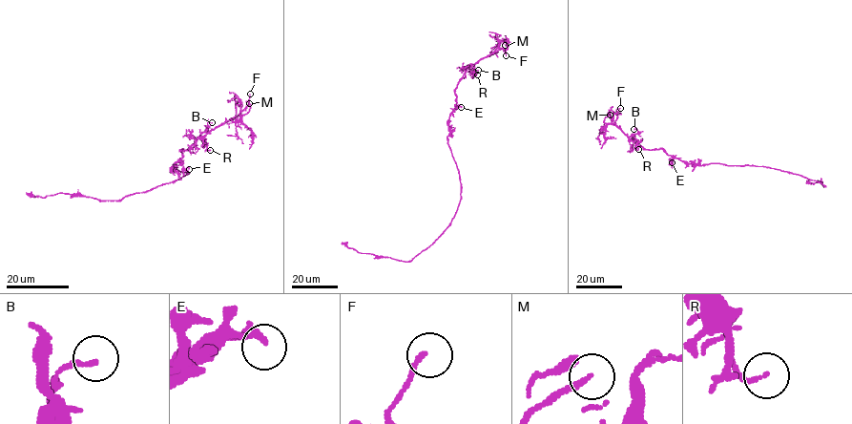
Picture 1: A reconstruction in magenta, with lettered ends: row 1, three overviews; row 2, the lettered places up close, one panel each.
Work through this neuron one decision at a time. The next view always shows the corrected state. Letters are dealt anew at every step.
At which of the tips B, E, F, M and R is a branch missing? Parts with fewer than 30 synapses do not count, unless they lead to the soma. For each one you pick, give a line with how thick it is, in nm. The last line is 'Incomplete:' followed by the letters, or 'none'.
M: 120 nm
Incomplete: M

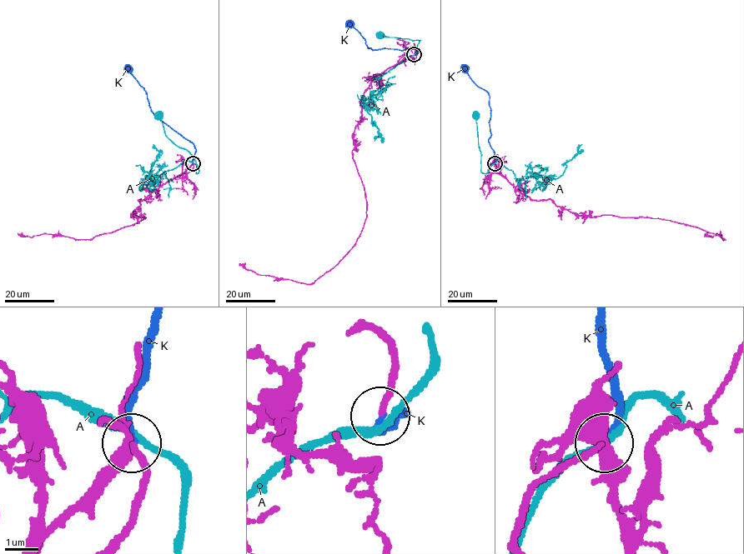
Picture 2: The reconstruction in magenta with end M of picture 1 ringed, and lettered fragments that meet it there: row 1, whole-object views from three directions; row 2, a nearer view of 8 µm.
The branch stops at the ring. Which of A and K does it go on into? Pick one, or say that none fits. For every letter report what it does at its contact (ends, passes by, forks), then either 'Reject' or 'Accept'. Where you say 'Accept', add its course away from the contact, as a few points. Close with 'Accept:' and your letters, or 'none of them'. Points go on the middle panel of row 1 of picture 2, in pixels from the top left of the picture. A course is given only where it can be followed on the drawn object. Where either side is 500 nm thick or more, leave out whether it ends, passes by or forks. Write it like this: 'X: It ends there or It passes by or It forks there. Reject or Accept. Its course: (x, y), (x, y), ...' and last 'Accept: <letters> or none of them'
A: It passes by. Reject
K: It ends there. Accept. Its course: (414, 53), (417, 52), (413, 47), (403, 50), (368, 48), (360, 33), (348, 23)
Accept: K

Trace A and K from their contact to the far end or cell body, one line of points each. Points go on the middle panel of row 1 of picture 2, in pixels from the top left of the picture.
A: (414, 53), (420, 40), (379, 36)
K: (414, 53), (417, 52), (413, 47), (403, 50), (368, 48), (360, 33), (348, 23)

